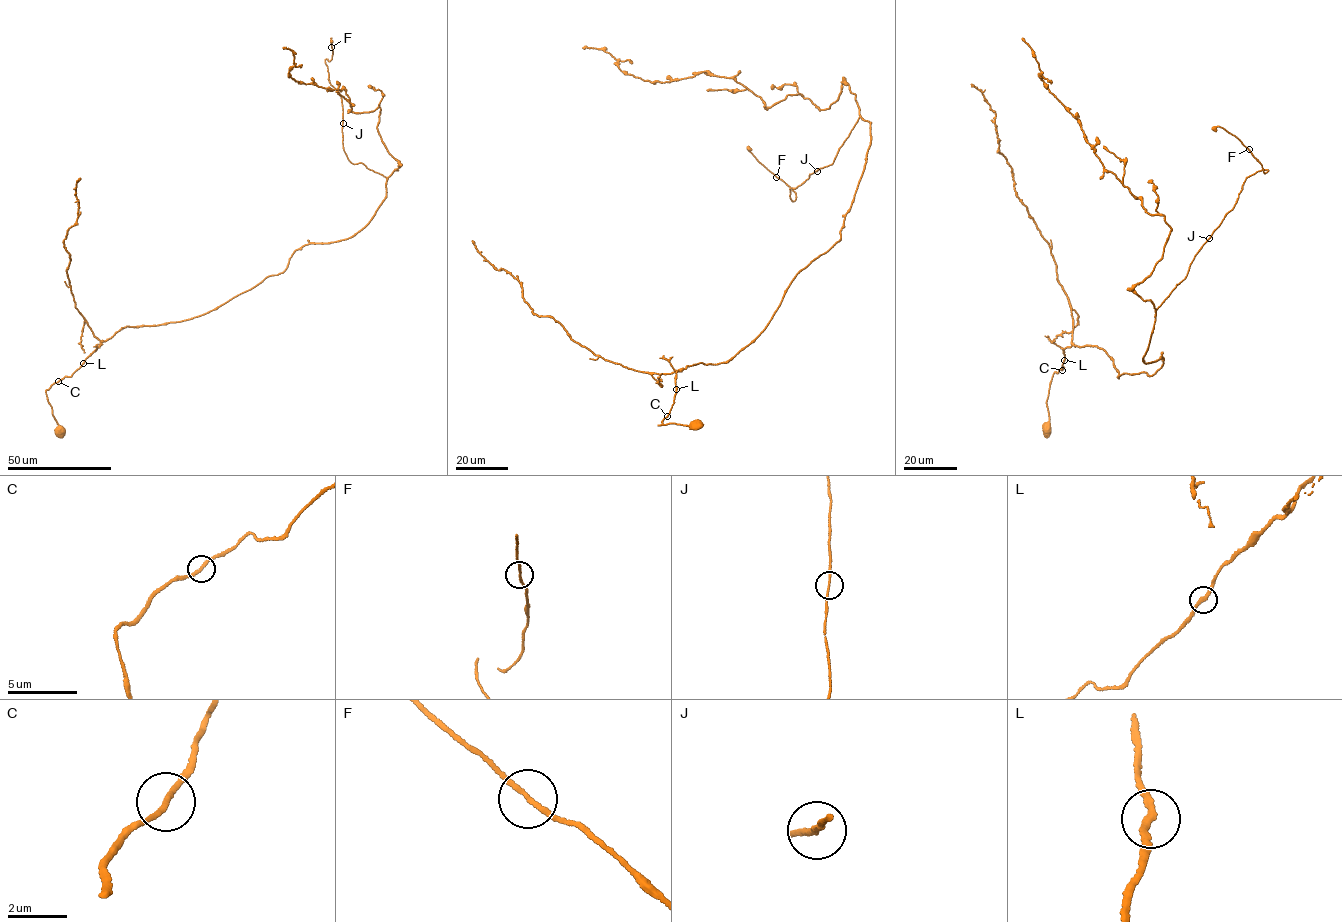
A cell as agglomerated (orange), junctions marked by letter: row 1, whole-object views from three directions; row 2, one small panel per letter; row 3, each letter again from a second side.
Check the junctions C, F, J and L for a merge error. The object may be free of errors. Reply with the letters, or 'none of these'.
none of these

